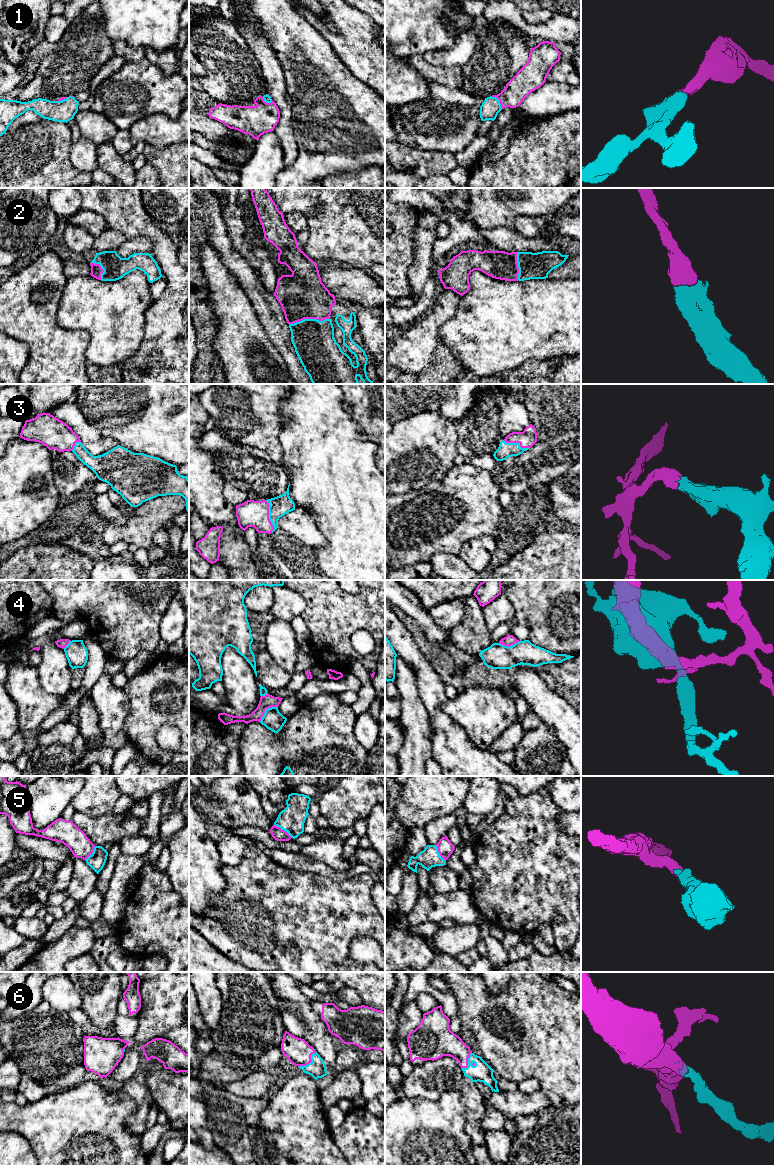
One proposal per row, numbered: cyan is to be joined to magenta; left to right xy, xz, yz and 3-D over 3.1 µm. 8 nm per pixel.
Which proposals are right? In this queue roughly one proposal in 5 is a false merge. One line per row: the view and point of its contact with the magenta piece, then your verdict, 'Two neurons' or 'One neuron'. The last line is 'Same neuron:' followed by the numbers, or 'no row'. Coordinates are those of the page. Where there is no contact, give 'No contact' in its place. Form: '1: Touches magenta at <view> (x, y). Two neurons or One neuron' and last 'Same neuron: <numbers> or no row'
1: Touches magenta at yz (498, 99). One neuron
2: Touches magenta at xz (309, 318). One neuron
3: Touches magenta at xz (268, 516). One neuron
4: Touches magenta at xz (265, 709). Two neurons
5: Touches magenta at xz (283, 830). One neuron
6: Touches magenta at xz (310, 1062). One neuron
Same neuron: 1, 2, 3, 5, 6

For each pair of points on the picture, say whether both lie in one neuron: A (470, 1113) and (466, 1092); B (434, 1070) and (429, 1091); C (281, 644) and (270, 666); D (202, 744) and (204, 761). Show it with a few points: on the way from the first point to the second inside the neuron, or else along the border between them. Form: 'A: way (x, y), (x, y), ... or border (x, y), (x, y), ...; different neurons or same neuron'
A: way (470, 1108), (470, 1097); same neuron
B: way (434, 1075), (429, 1081), (429, 1086); same neuron
C: border (265, 649), (291, 675); different neurons
D: border (199, 756), (206, 755), (219, 765); different neurons

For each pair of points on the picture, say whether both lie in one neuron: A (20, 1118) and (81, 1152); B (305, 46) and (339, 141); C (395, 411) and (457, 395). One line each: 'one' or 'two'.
A: one
B: one
C: one

